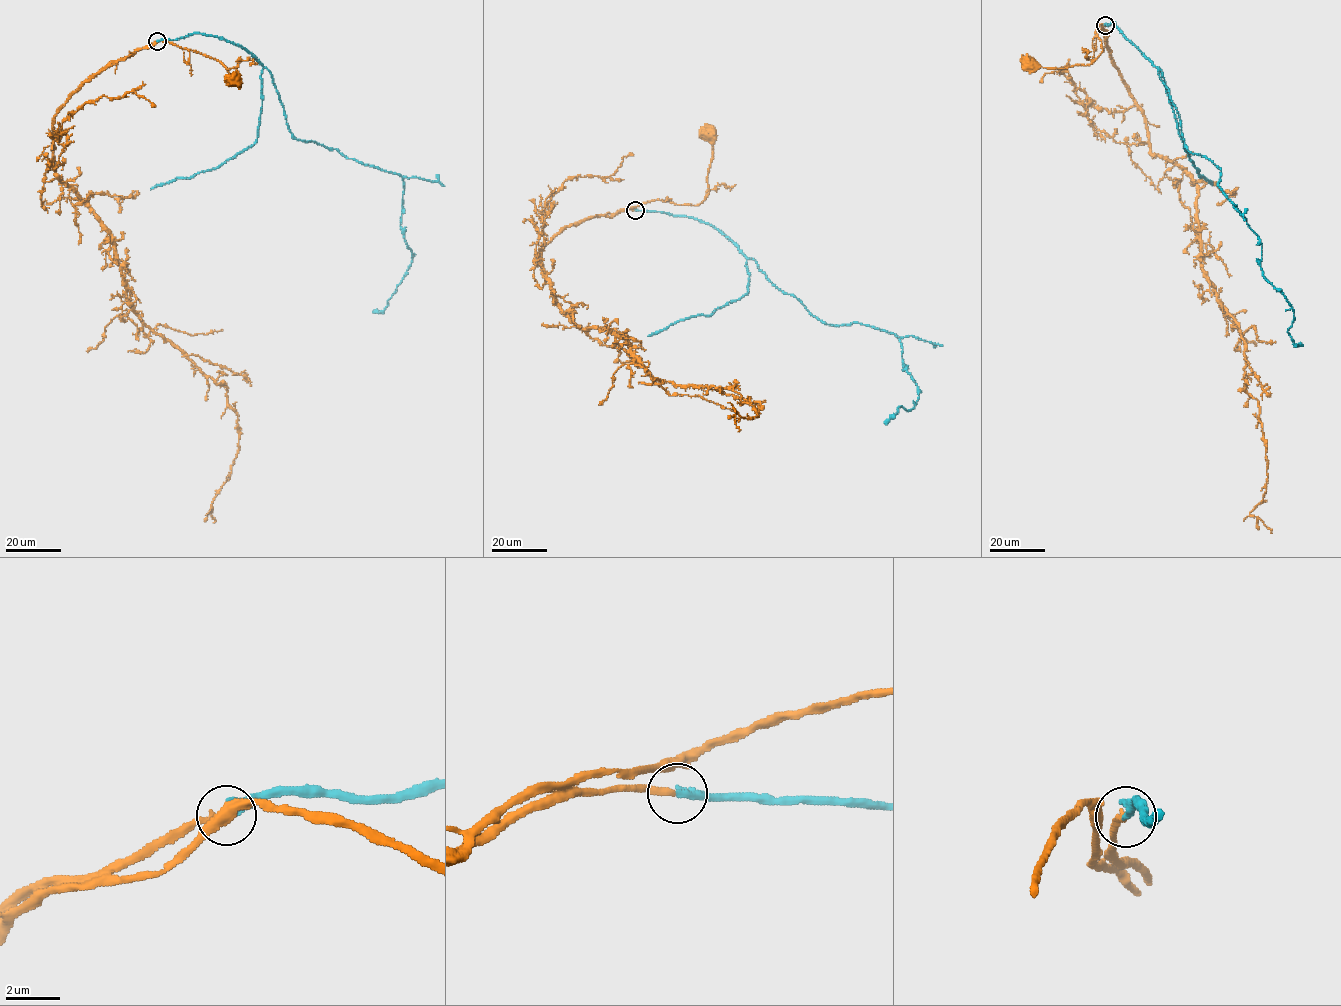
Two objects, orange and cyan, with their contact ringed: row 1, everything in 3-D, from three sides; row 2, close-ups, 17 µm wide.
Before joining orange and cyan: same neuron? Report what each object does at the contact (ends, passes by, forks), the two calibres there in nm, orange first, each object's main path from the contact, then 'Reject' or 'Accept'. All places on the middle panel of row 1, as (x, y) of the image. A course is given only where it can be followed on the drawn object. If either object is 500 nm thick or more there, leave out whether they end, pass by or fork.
At the ring orange ends. At the ring cyan ends. Thickness 240 nm (orange) against 300 nm. Course of orange: (635, 210), (624, 209), (660, 200), (697, 205), (705, 199), (708, 192), (707, 177), (712, 156), (710, 133). Course of cyan: (635, 210), (719, 229), (775, 287), (828, 324), (859, 322), (894, 333), (918, 397), (884, 423). Accept

